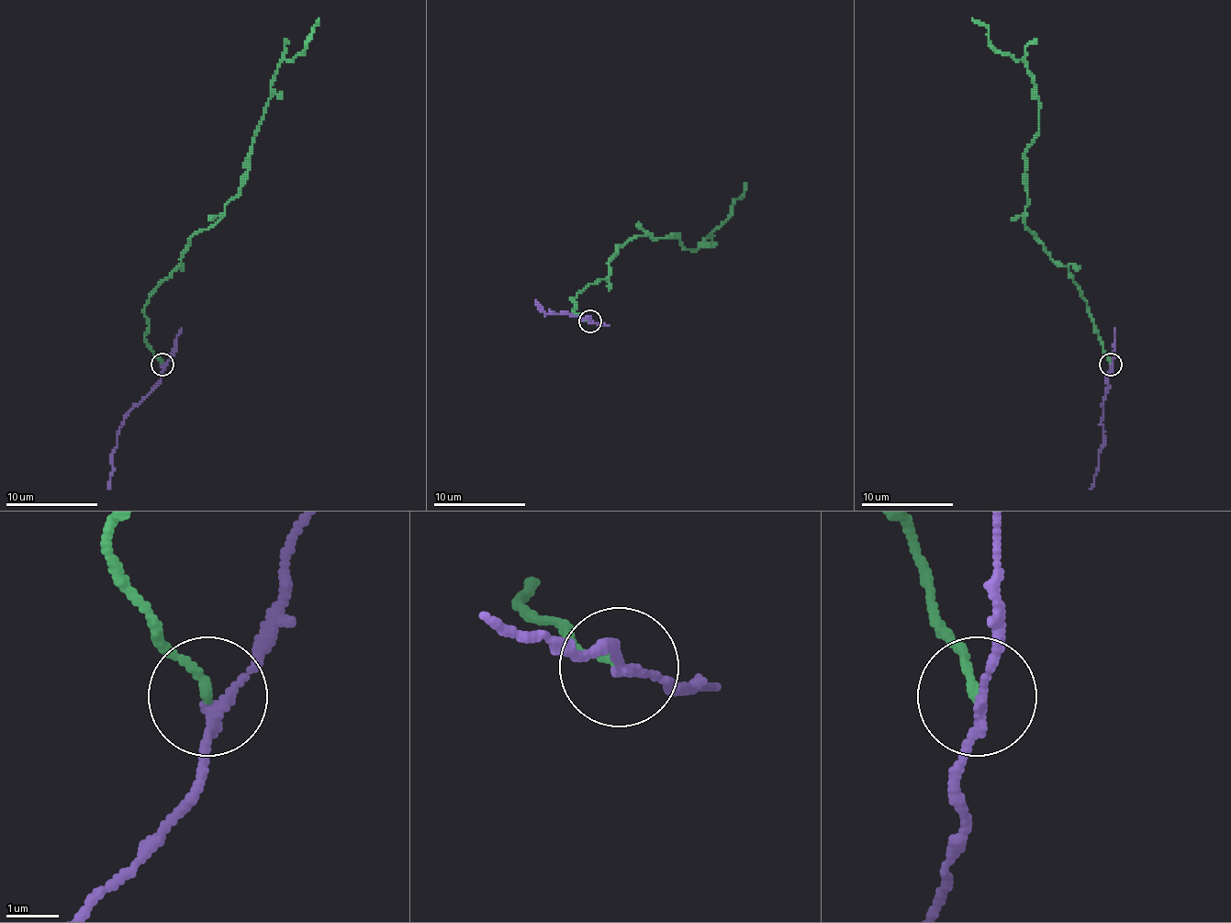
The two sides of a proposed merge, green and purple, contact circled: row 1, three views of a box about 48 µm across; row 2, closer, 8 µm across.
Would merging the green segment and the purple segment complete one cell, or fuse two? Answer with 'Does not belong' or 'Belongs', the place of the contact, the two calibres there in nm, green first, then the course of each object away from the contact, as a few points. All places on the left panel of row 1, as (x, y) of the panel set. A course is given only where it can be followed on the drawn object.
Does not belong. Place: (162, 364). Thickness 170 nm (green) against 150 nm. Course of green: (162, 365), (144, 337), (147, 300), (181, 266), (188, 241), (239, 193), (273, 75), (303, 52), (318, 18). Course of purple: (162, 365), (161, 380), (124, 420), (119, 429), (107, 489)

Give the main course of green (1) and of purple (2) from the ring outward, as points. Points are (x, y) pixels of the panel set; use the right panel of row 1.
1: (1110, 365), (1087, 300), (1025, 227), (1025, 153), (1039, 130), (1035, 75), (972, 18)
2: (1112, 365), (1101, 420), (1102, 429), (1098, 470), (1089, 489)

